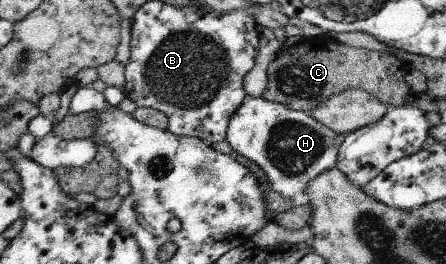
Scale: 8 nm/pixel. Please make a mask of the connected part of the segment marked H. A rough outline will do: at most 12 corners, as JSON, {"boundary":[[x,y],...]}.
{"boundary":[[246,97],[232,151],[270,190],[302,200],[336,166],[343,137],[303,112]]}

